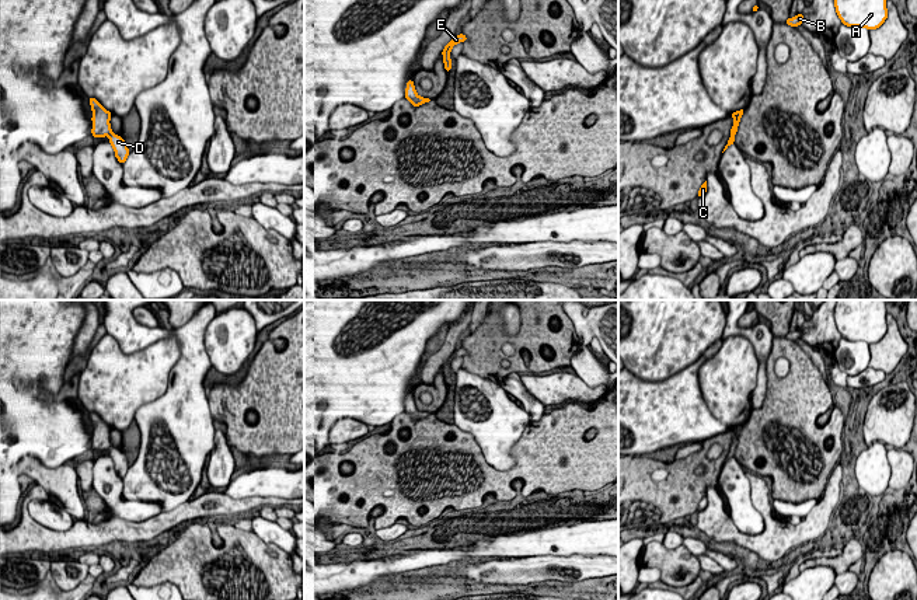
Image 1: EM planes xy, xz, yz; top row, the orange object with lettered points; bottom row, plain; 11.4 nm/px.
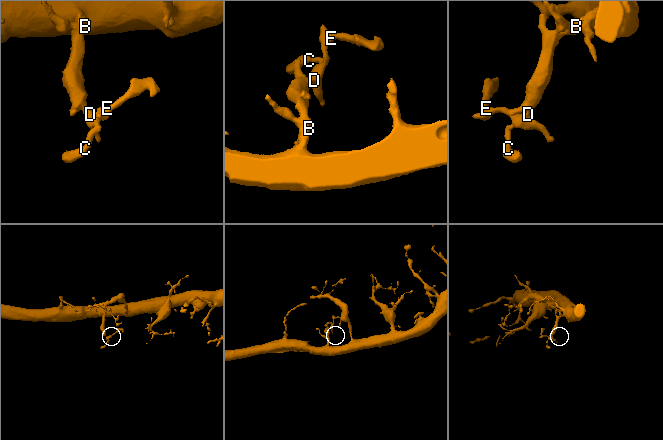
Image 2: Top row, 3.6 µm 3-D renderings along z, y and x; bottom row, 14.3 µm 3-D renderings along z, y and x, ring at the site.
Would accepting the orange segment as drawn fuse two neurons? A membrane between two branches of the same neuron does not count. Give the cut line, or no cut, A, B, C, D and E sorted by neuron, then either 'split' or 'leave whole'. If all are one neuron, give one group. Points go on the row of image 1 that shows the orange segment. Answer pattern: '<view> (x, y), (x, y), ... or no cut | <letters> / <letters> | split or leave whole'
no cut | A B C D E | leave whole

